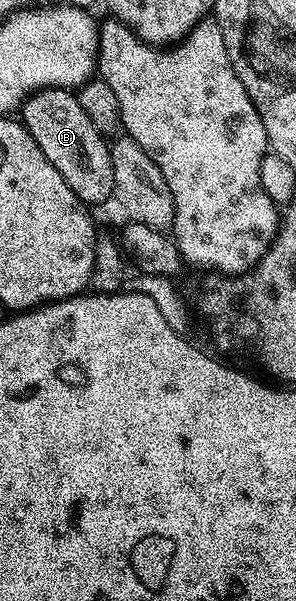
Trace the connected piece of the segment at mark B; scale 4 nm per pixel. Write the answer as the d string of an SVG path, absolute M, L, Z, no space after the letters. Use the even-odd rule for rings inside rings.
M45 88L34 92L20 109L20 123L32 134L36 146L44 150L44 158L60 170L60 178L87 206L102 204L114 194L112 158L107 137L101 136L92 126L92 118L84 114L77 95L65 88Z

